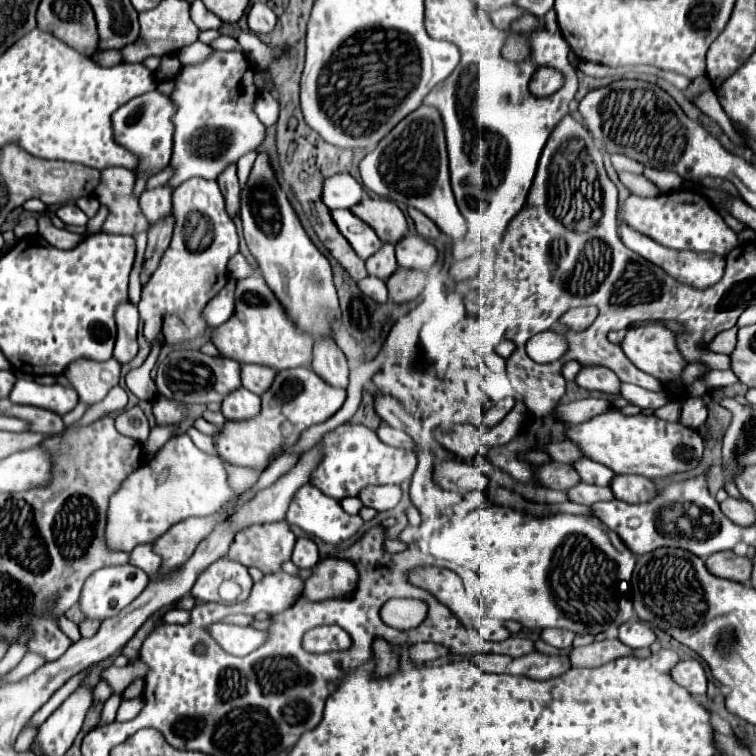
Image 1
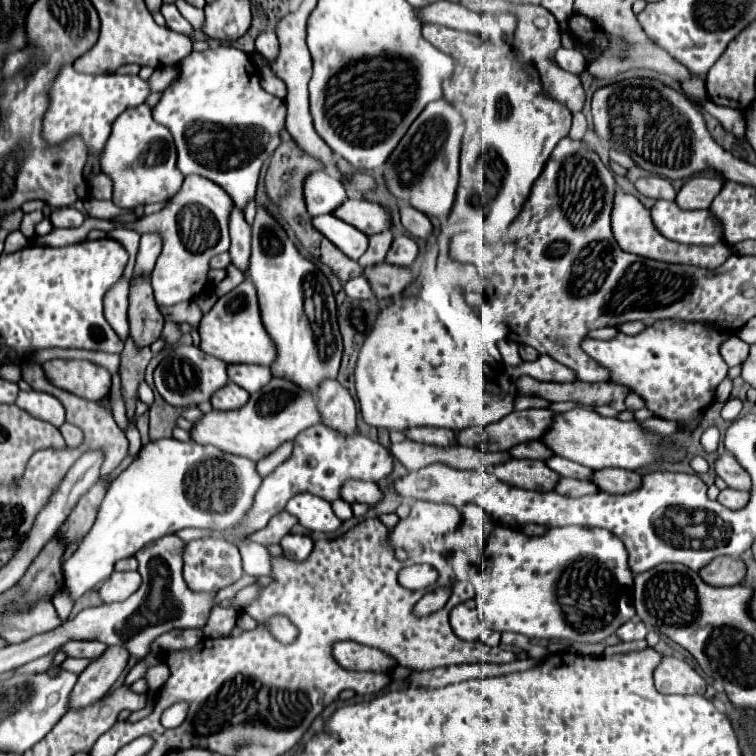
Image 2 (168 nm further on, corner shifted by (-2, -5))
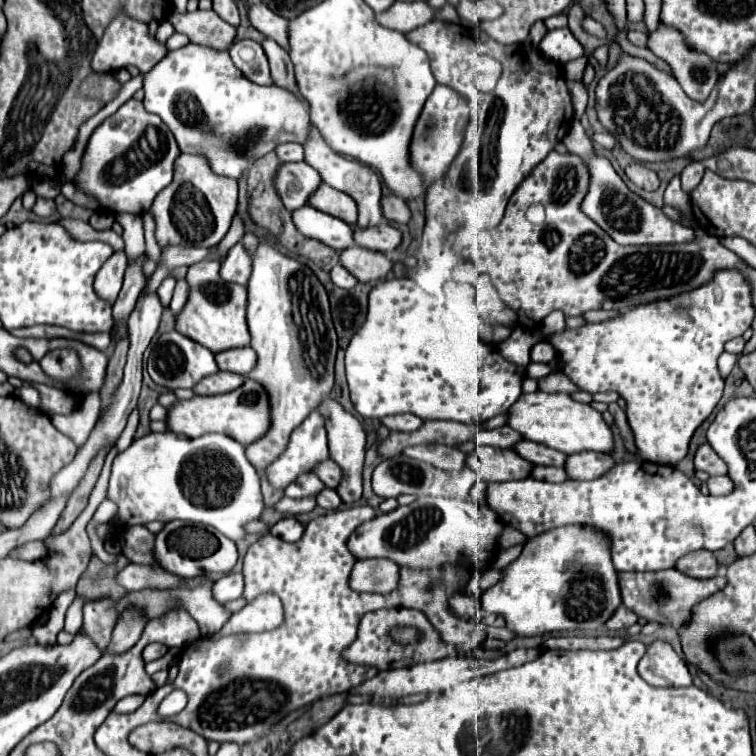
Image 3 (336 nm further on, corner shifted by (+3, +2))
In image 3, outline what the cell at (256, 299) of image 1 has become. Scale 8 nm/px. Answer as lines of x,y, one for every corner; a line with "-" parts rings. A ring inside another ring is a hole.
203,259
189,267
185,281
189,283
189,297
181,313
175,317
175,331
183,333
185,337
201,343
213,353
247,347
251,337
245,321
245,305
247,305
247,289
243,285
227,283
219,277
215,267
221,267
219,261

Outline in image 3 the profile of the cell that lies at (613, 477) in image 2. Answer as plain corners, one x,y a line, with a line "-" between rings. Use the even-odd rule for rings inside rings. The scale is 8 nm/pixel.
595,451
575,453
567,455
565,473
569,475
569,479
585,481
603,475
607,469
611,469
611,465
615,465
615,461
607,453
595,453

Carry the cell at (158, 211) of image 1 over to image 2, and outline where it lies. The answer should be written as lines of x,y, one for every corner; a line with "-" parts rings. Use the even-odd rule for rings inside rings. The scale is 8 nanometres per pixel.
146,232
146,234
142,234
134,276
148,274
154,268
156,258
160,256
160,252
162,252
162,236
158,232

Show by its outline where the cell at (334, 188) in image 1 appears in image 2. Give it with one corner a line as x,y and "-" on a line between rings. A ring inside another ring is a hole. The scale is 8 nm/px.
314,172
314,176
308,176
304,198
312,216
332,214
348,200
348,190
340,178
326,172

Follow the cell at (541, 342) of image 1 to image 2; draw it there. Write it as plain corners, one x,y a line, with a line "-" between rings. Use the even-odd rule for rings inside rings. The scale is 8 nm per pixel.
658,320
644,332
636,336
626,336
618,334
614,340
602,342
594,338
584,338
580,342
580,348
594,358
598,364
608,366
612,372
612,380
618,384
628,386
632,392
640,394
646,400
646,408
652,410
658,418
664,420
684,420
688,422
688,432
700,422
700,412
712,404
716,386
726,378
728,366
720,358
718,346
722,340
730,334
722,334
718,328
712,328
712,324
692,324
692,322
676,322
676,320

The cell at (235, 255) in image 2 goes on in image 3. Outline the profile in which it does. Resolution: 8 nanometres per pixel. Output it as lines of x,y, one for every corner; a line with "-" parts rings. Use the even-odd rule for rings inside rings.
237,243
229,249
227,259
221,265
221,277
237,285
247,285
249,275
251,275
251,257
243,249
243,245

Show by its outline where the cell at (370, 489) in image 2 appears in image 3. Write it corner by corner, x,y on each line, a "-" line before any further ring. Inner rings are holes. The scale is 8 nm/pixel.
331,459
317,463
313,473
315,473
327,487
331,487
331,489
335,489
335,485
339,485
339,481
341,481
341,469
339,469
339,465
335,465
335,461
331,461

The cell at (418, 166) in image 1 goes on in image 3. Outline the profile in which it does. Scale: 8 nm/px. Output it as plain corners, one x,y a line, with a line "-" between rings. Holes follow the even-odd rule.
437,85
423,107
423,113
415,125
413,141
411,141
411,165
427,177
427,183
433,183
449,169
451,161
455,159
463,143
467,121
469,121
467,101
451,87

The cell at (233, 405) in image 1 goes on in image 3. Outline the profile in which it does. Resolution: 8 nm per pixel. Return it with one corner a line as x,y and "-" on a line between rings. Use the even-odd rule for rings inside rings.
217,371
209,377
203,377
195,387
193,391
197,395
219,395
219,393
229,393
237,387
243,385
243,377
239,373
229,373
229,371

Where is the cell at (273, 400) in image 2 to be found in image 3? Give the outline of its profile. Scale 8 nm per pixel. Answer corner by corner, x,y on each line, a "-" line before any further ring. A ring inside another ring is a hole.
247,379
239,389
225,393
225,395
193,395
187,401
177,401
173,407
167,409
167,427
185,437
199,437
203,433
223,433
239,441
241,445
249,445
263,437
269,429
269,397
265,389

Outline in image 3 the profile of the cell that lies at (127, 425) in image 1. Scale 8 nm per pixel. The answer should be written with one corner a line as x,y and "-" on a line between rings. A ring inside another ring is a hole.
167,245
165,249
161,249
161,261
153,273
153,279
148,281
147,293
155,292
155,289
161,285
163,277
169,277
173,269
181,267
181,265
193,265
201,259
207,257
207,249
195,249
195,247
173,247

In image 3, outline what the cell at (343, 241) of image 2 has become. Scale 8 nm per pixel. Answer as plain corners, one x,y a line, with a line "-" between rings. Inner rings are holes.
305,205
303,209
291,211
291,217
293,217
295,227
309,239
317,239
337,251
353,245
351,225
343,223
341,219
329,213
323,213

